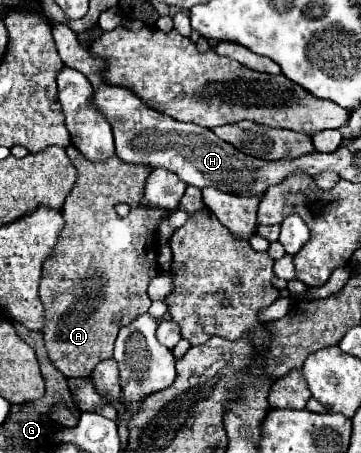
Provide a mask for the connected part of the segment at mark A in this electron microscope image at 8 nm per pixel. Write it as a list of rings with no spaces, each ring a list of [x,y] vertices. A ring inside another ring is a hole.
[[[73,145],[67,147],[67,155],[69,155],[71,163],[73,163],[75,169],[77,169],[77,183],[75,183],[71,195],[69,195],[69,197],[65,199],[65,203],[63,203],[61,213],[63,213],[63,219],[65,219],[65,227],[63,227],[63,231],[61,231],[61,235],[59,235],[59,241],[57,241],[57,245],[53,247],[51,255],[49,255],[49,257],[45,259],[45,263],[43,263],[43,275],[41,275],[41,285],[39,285],[39,297],[41,297],[43,307],[45,307],[45,323],[47,323],[47,325],[45,325],[45,329],[43,329],[43,335],[45,335],[45,347],[47,347],[49,359],[53,361],[53,365],[55,365],[67,379],[71,379],[71,377],[91,377],[91,373],[93,373],[93,369],[95,369],[95,365],[97,365],[99,361],[111,359],[111,357],[113,357],[113,345],[115,345],[115,339],[117,339],[117,333],[119,333],[119,327],[113,325],[113,317],[121,315],[121,325],[129,325],[133,319],[137,319],[137,315],[145,313],[145,311],[151,307],[151,299],[149,299],[149,295],[147,295],[147,287],[149,287],[153,275],[161,273],[161,267],[159,267],[159,261],[157,261],[157,253],[159,253],[157,225],[159,225],[159,221],[161,221],[163,217],[169,217],[171,211],[157,211],[157,207],[141,207],[141,203],[139,203],[139,201],[141,201],[141,191],[145,189],[145,179],[149,177],[151,167],[133,167],[133,165],[129,165],[129,163],[117,159],[115,155],[109,157],[109,159],[105,159],[105,161],[93,163],[93,161],[85,159]],[[117,203],[127,203],[127,205],[131,207],[131,209],[129,209],[129,215],[119,217],[117,211],[115,211],[115,205],[117,205]]]

